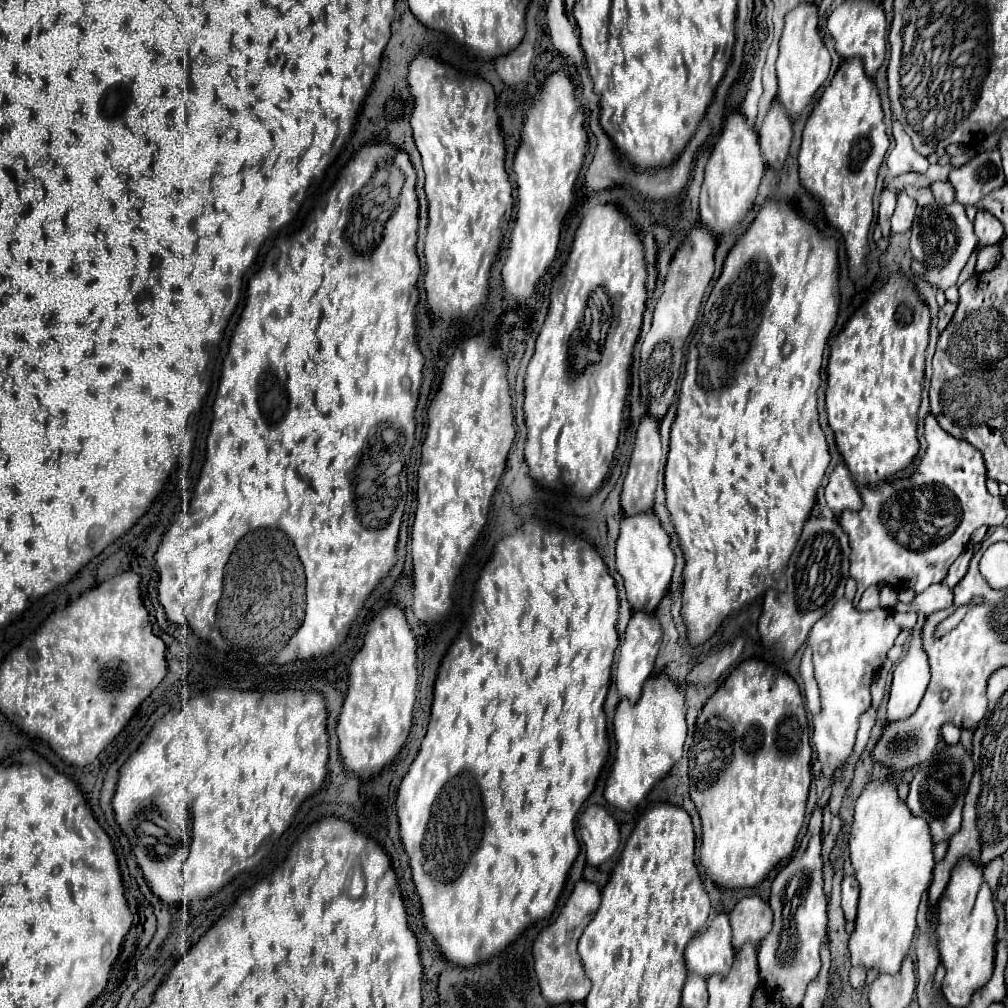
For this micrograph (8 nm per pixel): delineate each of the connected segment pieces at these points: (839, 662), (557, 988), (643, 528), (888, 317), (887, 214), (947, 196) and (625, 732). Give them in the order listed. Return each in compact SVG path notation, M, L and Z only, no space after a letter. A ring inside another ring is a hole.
M847 599L837 601L809 633L807 643L813 651L815 679L821 689L821 711L813 717L813 741L827 779L833 777L833 771L845 763L853 751L859 717L871 707L871 681L885 663L887 651L899 633L901 627L893 621L891 609L877 607L875 611L859 611Z
M579 881L573 889L573 895L567 899L565 907L561 909L561 915L555 919L555 923L545 927L535 939L535 945L533 945L535 973L539 979L543 997L549 1003L579 1003L579 1001L585 1001L585 997L589 995L591 981L585 977L585 971L577 953L577 941L583 929L593 919L593 915L597 913L599 903L601 903L599 887L591 881Z
M653 511L643 515L623 517L621 533L617 539L617 571L625 581L627 599L633 611L655 613L657 605L667 593L673 567L675 567L675 555L669 547L669 535L661 527L659 517Z
M893 275L877 293L873 293L865 307L859 307L849 319L849 323L845 325L845 329L837 335L837 339L831 345L831 355L829 355L829 365L827 365L827 419L829 425L835 433L835 441L837 441L837 449L853 477L855 485L877 485L881 481L887 481L891 475L895 475L897 471L905 469L917 455L919 451L919 441L917 441L917 411L919 411L919 403L921 403L921 389L923 389L923 371L925 371L925 355L927 355L927 343L929 343L929 307L925 305L925 301L921 299L921 293L911 285L909 279L905 279L903 275Z
M883 187L881 197L879 197L879 227L883 229L883 235L889 235L889 219L895 211L895 203L897 203L897 191L889 191L887 187Z
M935 181L935 183L931 183L931 189L933 189L933 195L937 197L937 201L941 201L945 205L955 201L955 191L949 181Z
M657 675L649 677L637 705L629 705L629 701L619 703L613 721L617 755L603 793L613 807L633 811L647 797L651 787L681 759L687 737L684 695L679 683L667 675Z

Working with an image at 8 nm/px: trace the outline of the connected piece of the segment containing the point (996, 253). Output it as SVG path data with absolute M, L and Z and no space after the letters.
M991 245L991 247L981 247L979 253L977 253L977 267L975 271L977 273L983 273L983 271L989 271L993 269L1001 259L1001 249L999 245Z

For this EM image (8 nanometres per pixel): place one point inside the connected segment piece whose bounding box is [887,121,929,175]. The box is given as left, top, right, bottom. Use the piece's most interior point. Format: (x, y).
(902, 158)

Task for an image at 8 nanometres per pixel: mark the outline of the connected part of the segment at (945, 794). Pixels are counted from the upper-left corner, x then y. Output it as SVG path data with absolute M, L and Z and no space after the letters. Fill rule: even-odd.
M961 743L947 745L939 755L935 755L935 759L919 765L919 771L911 781L907 805L913 815L927 821L933 843L951 839L961 827L961 811L973 771L975 771L973 755Z

